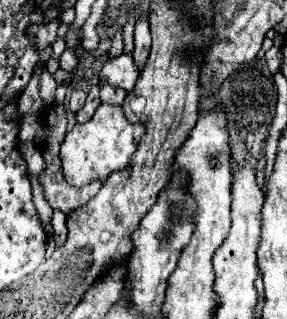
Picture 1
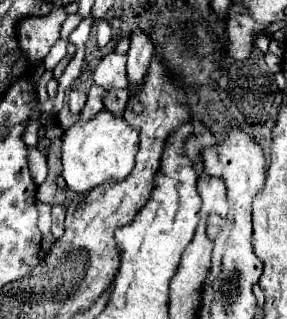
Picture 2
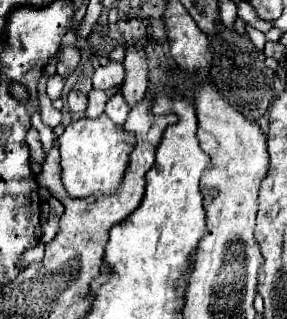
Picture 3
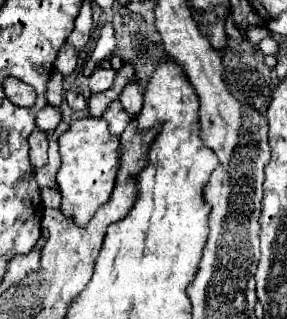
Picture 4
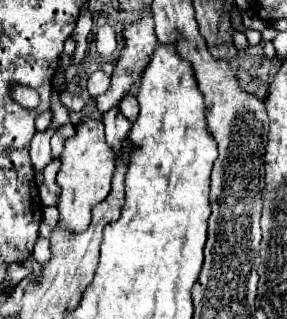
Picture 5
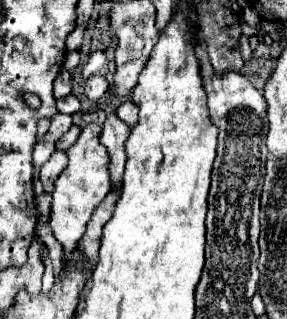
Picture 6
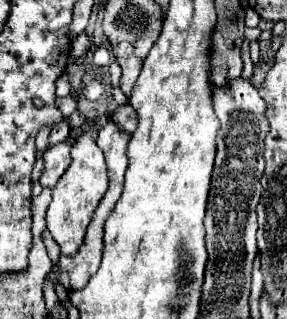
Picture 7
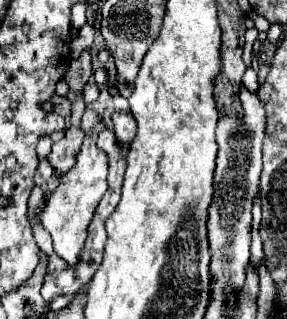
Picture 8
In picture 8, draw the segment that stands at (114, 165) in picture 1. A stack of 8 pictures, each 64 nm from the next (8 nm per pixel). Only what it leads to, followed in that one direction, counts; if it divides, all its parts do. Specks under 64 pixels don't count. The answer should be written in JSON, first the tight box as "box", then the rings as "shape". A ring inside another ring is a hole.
{"box":[40,136,108,264],"shape":[[[86,136],[84,144],[76,156],[76,166],[68,170],[62,178],[62,184],[52,192],[48,204],[40,214],[40,222],[44,230],[52,236],[54,252],[66,260],[68,264],[76,264],[80,260],[80,250],[86,242],[86,230],[94,216],[98,202],[106,192],[106,176],[108,176],[108,156],[104,150],[96,146],[94,136]]]}

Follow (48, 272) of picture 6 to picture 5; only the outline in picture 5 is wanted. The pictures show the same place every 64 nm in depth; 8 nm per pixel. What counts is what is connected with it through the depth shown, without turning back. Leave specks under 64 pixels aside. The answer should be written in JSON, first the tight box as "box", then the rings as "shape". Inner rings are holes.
{"box":[33,237,51,262],"shape":[[[38,237],[33,248],[33,254],[38,262],[48,262],[51,258],[50,242],[43,237]]]}

